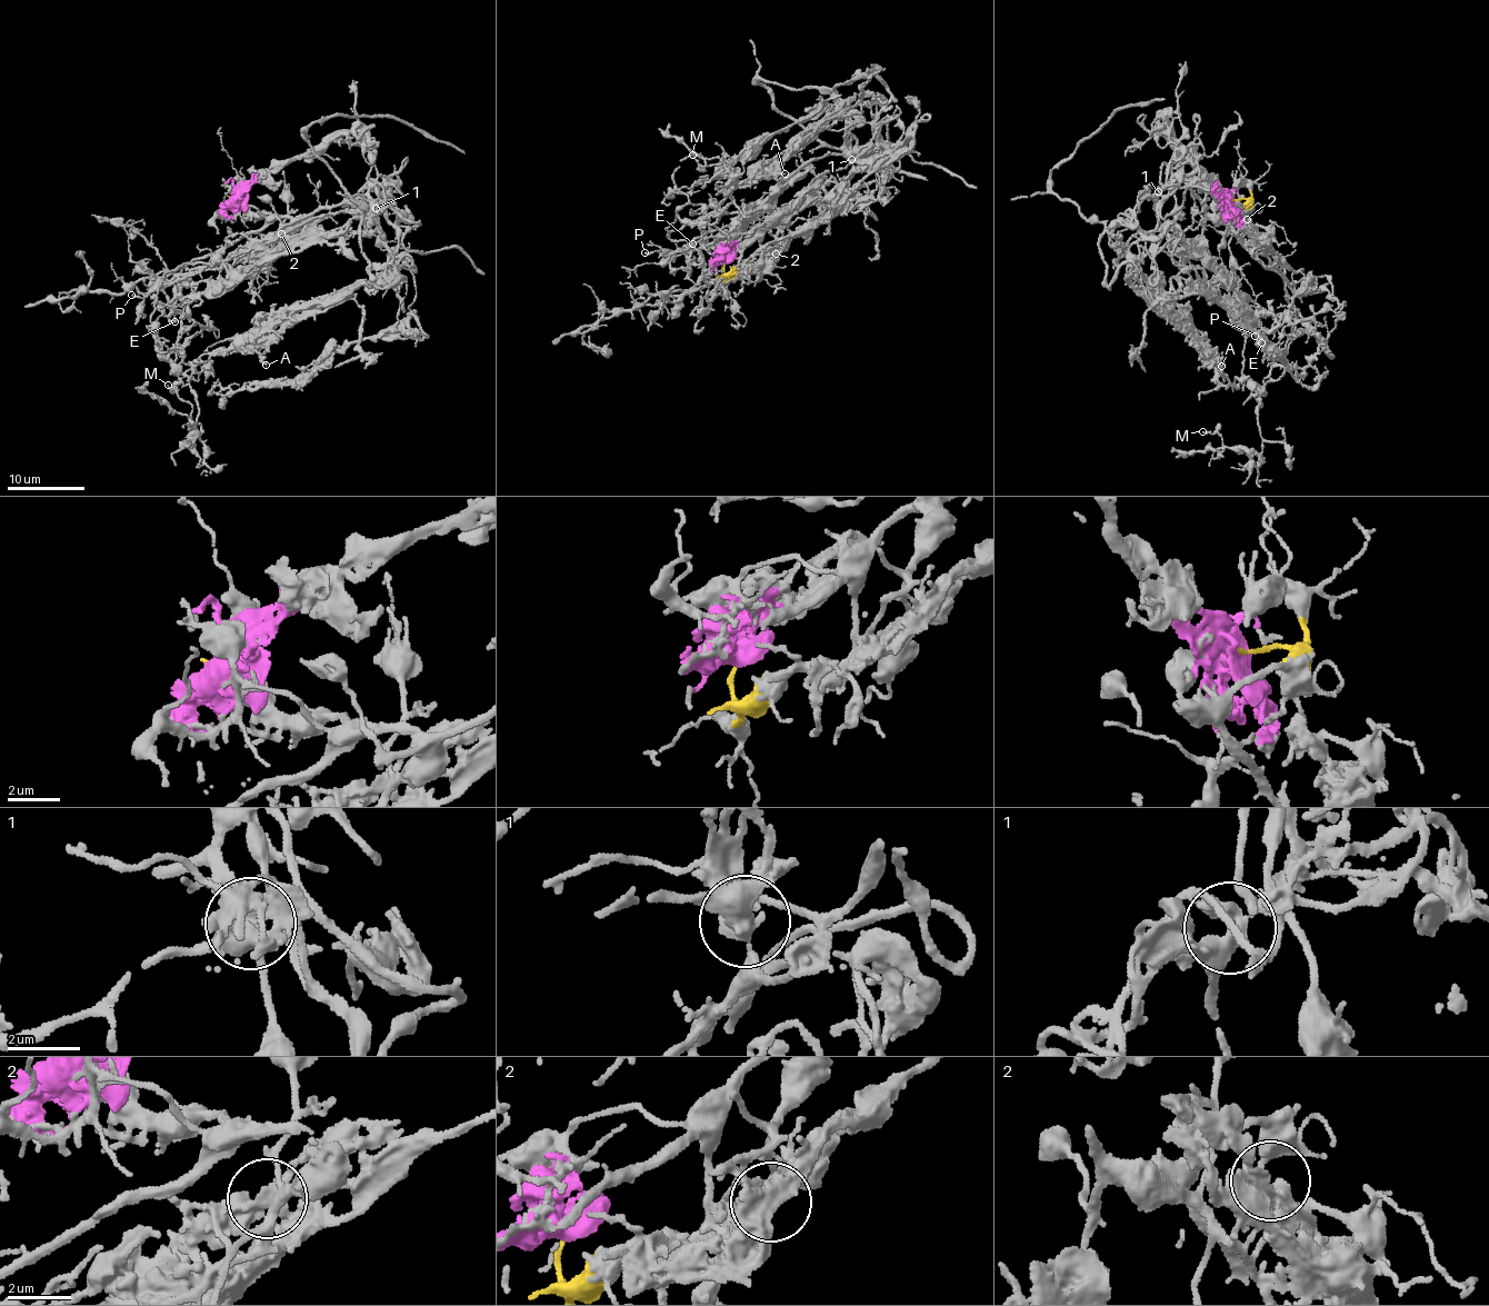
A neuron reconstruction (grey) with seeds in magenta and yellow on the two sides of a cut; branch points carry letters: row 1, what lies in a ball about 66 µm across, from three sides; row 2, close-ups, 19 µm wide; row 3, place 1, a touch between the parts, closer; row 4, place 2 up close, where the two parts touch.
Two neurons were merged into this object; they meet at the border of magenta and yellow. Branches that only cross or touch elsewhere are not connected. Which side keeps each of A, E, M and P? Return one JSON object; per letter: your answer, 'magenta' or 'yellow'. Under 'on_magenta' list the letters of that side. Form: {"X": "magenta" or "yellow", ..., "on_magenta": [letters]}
{"A": "magenta", "E": "magenta", "M": "magenta", "P": "yellow", "on_magenta": ["A", "E", "M"]}

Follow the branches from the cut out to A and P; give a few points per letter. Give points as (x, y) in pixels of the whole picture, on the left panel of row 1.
A: (240, 195), (357, 132), (397, 229), (376, 280), (293, 317), (260, 350), (266, 366)
P: (242, 195), (237, 193), (238, 198), (247, 209), (291, 220), (219, 262), (158, 283), (145, 297), (131, 295)

